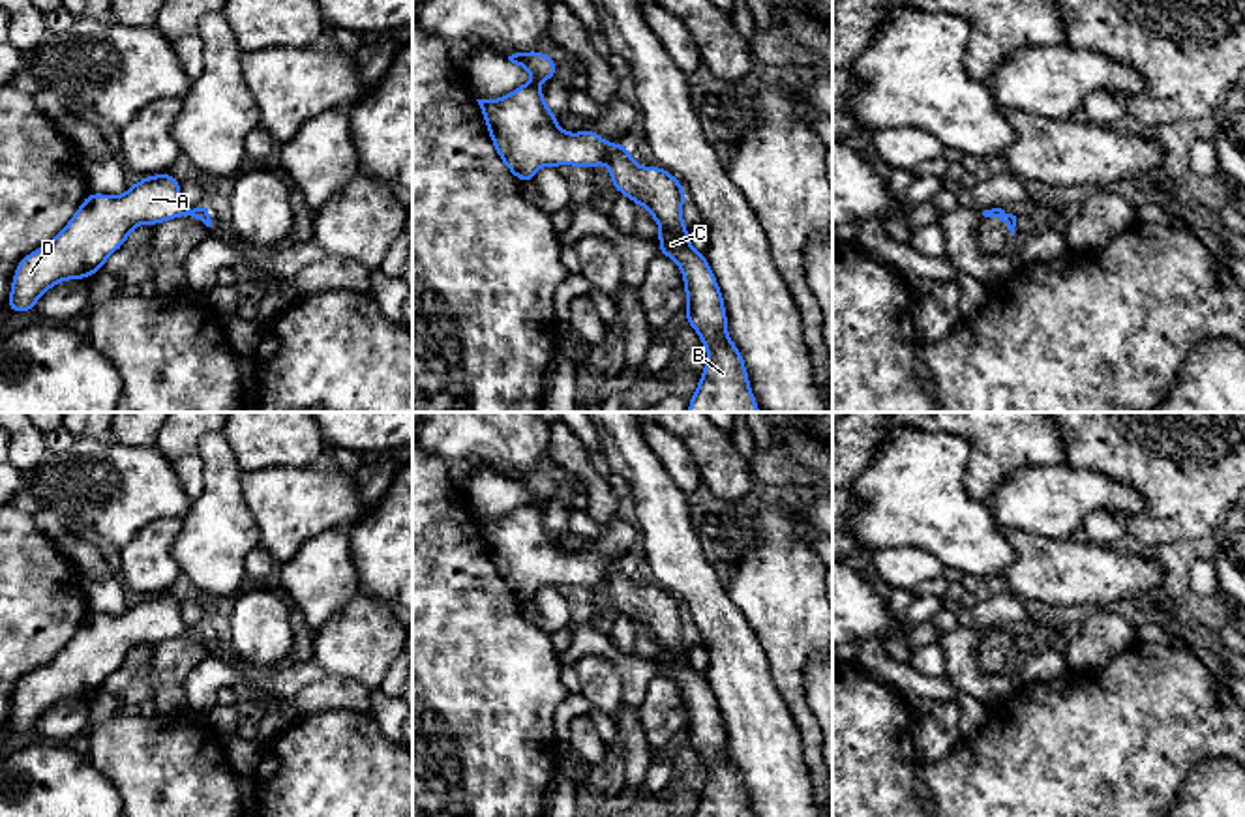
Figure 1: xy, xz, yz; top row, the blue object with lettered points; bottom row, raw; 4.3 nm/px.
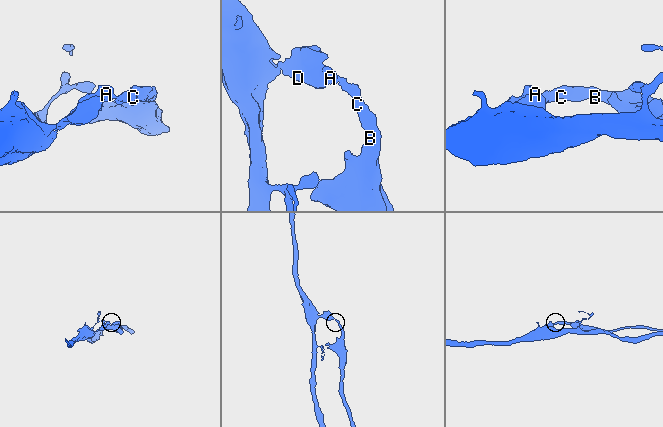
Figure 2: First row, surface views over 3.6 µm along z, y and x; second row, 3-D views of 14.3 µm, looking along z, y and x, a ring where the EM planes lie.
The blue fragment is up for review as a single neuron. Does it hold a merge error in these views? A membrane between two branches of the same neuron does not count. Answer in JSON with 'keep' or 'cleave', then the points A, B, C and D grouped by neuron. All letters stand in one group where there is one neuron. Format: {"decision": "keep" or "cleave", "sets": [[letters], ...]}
{"decision": "cleave", "sets": [["A", "D"], ["B", "C"]]}

